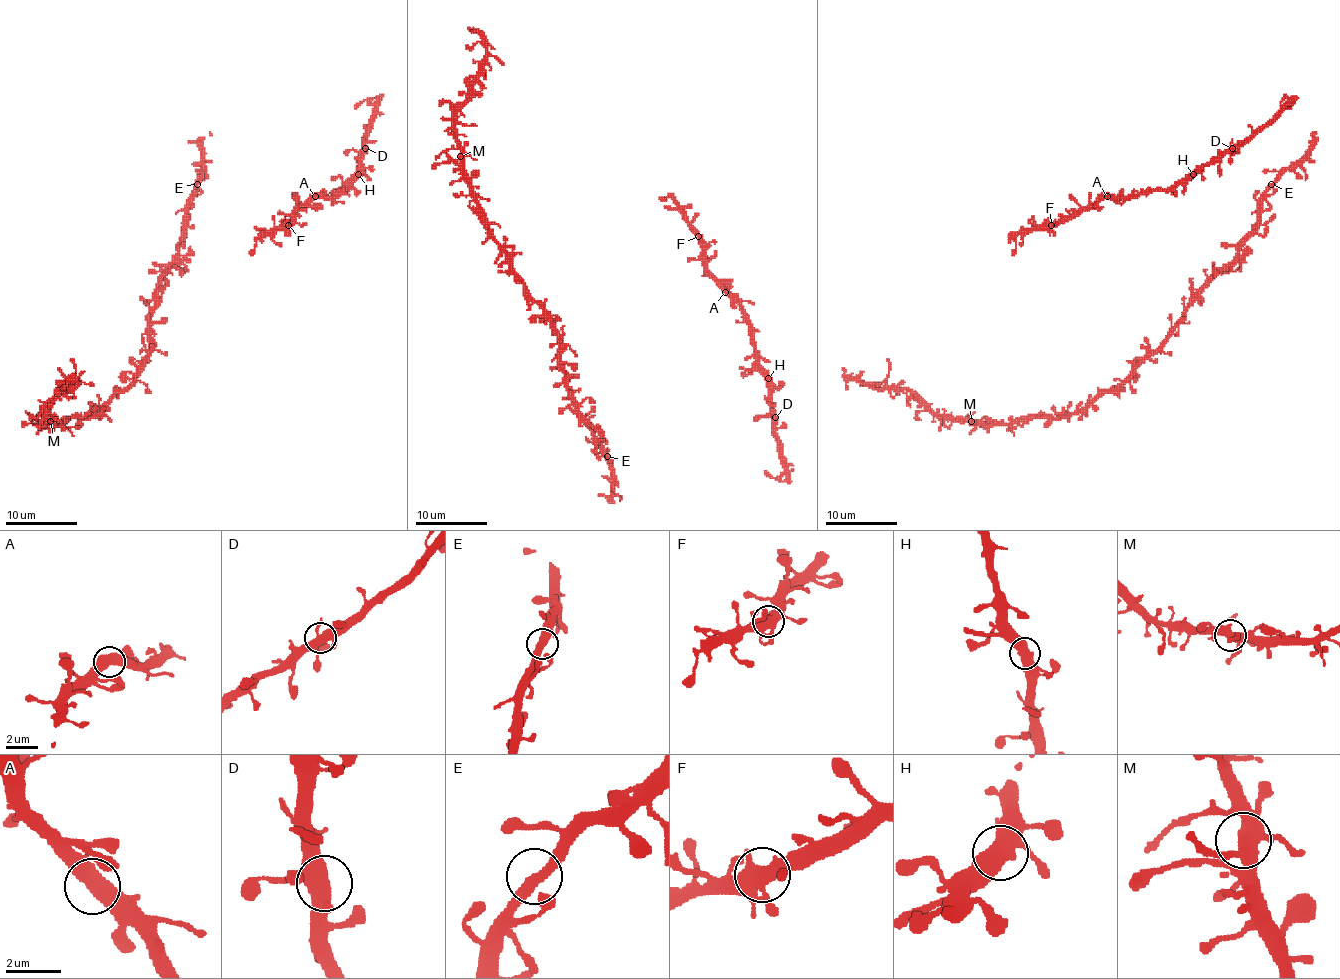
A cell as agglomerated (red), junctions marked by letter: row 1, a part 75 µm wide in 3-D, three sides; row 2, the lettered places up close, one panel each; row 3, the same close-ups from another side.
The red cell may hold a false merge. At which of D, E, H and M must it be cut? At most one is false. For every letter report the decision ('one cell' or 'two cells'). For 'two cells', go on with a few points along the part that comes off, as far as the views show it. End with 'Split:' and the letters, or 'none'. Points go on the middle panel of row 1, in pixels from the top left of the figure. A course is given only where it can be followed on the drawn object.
D: one cell
E: one cell
H: one cell
M: one cell
Split: none

